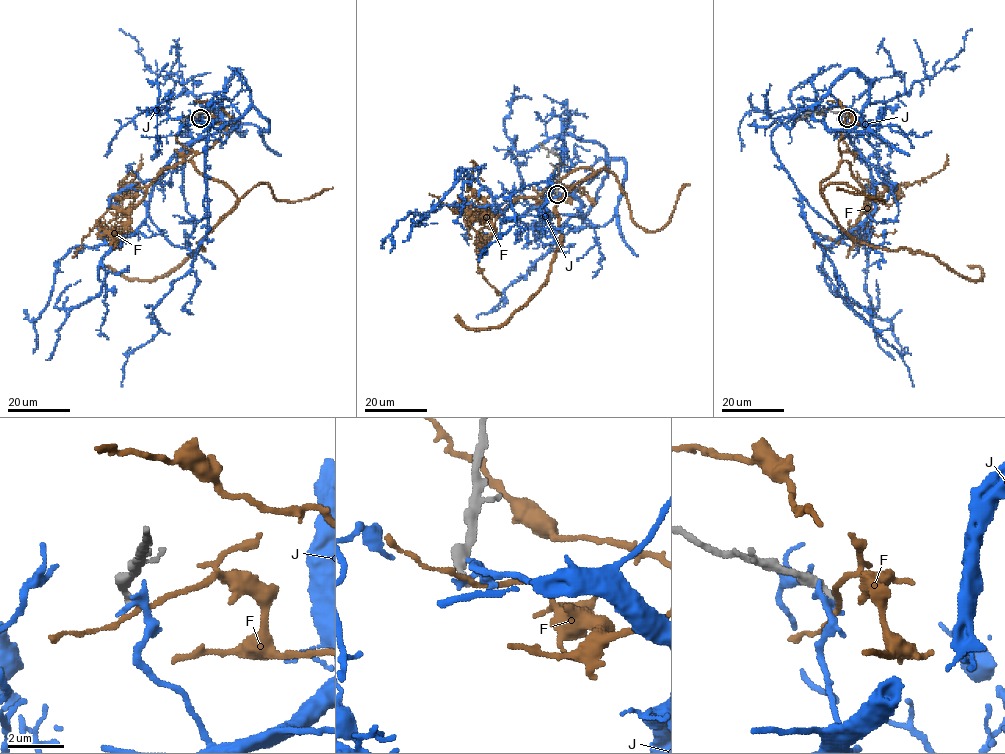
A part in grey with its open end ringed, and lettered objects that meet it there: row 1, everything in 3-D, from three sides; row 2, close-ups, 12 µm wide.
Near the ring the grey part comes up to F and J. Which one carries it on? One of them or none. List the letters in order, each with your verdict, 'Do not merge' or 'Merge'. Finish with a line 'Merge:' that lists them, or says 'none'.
F: Do not merge
J: Do not merge
Merge: none

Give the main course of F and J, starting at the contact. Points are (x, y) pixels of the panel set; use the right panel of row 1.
F: (846, 118), (841, 163), (820, 184), (838, 224), (862, 243), (920, 251), (982, 277), (967, 265)
J: (846, 118), (870, 168), (875, 247), (850, 238), (802, 196), (802, 216), (843, 302), (901, 356), (913, 386)

